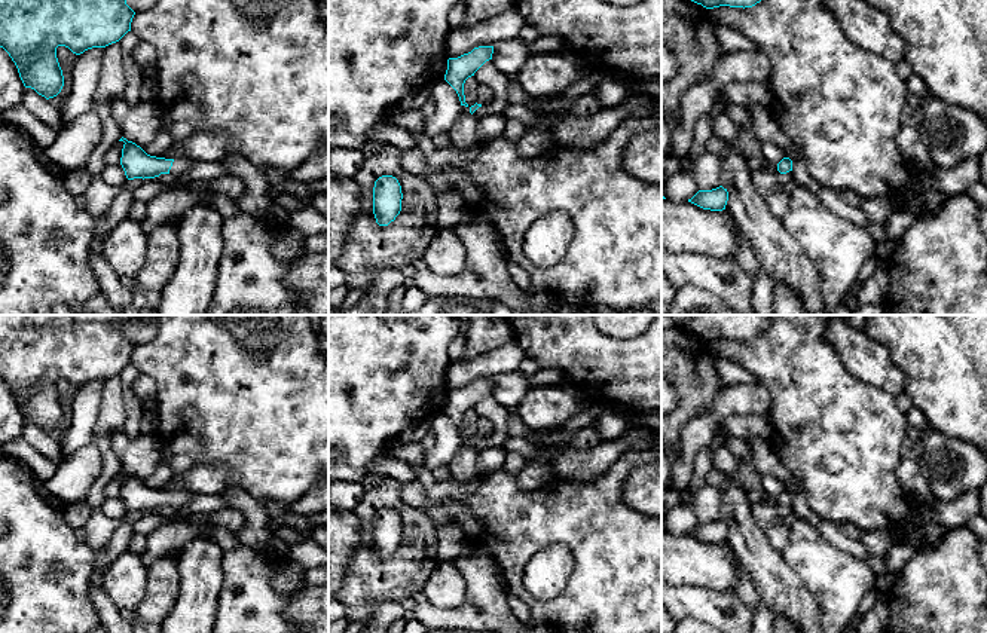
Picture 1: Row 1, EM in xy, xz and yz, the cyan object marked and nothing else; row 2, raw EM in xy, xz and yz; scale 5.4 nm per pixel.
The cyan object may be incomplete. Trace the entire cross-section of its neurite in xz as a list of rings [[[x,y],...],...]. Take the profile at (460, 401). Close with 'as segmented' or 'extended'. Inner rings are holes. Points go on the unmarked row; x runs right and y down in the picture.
[[[479,379],[468,386],[447,392],[444,413],[456,423],[461,438],[468,440],[464,428],[465,413],[474,409],[486,394],[492,392],[492,386],[494,379]]] | as segmented

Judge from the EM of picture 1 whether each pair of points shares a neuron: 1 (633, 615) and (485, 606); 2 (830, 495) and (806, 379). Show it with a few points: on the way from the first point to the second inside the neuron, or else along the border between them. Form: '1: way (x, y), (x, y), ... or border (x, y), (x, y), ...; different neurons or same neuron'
1: border (494, 559), (503, 574), (507, 592); different neurons
2: way (830, 467), (830, 427), (818, 407); same neuron

